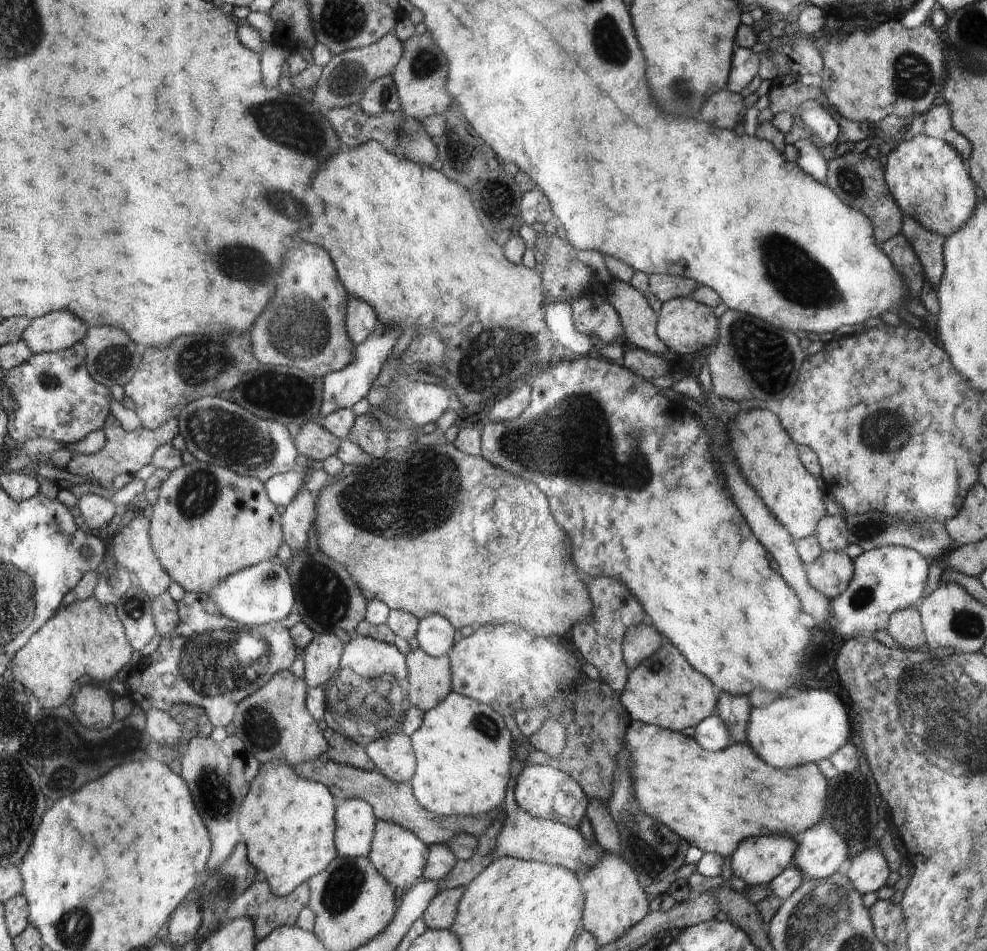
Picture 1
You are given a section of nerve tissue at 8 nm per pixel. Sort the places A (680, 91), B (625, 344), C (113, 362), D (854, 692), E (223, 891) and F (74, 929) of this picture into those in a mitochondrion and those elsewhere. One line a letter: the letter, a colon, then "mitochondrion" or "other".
A: mitochondrion
B: other
C: mitochondrion
D: other
E: mitochondrion
F: mitochondrion

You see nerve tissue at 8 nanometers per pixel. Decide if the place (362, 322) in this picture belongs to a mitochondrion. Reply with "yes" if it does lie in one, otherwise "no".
no

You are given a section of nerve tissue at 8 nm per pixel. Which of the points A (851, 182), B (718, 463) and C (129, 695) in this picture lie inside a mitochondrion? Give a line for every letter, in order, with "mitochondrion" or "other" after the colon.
A: mitochondrion
B: other
C: other

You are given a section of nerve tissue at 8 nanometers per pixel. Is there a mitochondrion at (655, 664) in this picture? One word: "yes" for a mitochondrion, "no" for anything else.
yes

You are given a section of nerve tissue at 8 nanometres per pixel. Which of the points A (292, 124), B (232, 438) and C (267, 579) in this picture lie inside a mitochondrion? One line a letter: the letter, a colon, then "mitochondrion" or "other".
A: mitochondrion
B: mitochondrion
C: mitochondrion

